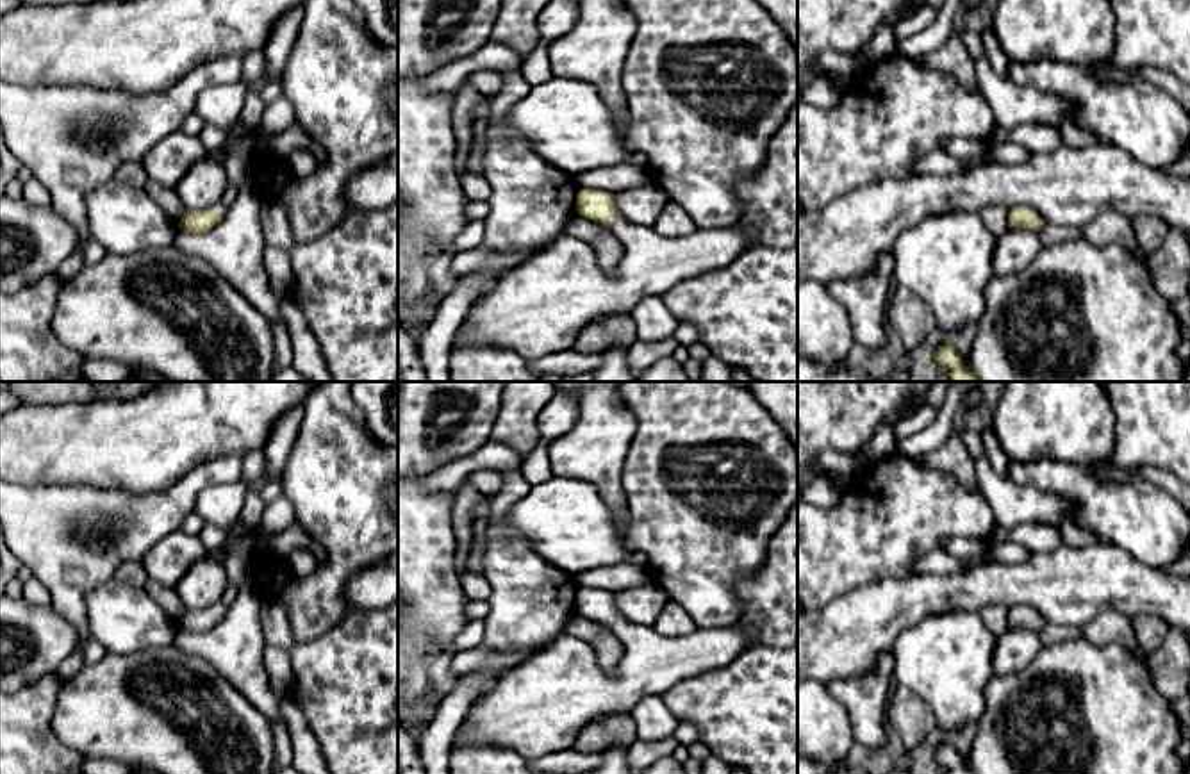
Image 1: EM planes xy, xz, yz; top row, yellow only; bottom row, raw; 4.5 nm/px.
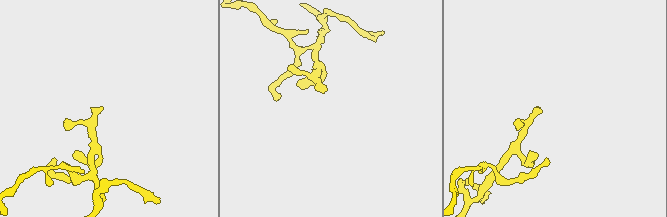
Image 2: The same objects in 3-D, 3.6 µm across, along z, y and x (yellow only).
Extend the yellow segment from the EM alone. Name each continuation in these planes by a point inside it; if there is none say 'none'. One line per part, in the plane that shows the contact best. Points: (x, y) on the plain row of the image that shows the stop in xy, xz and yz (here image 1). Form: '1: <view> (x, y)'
1: xz (539, 707)

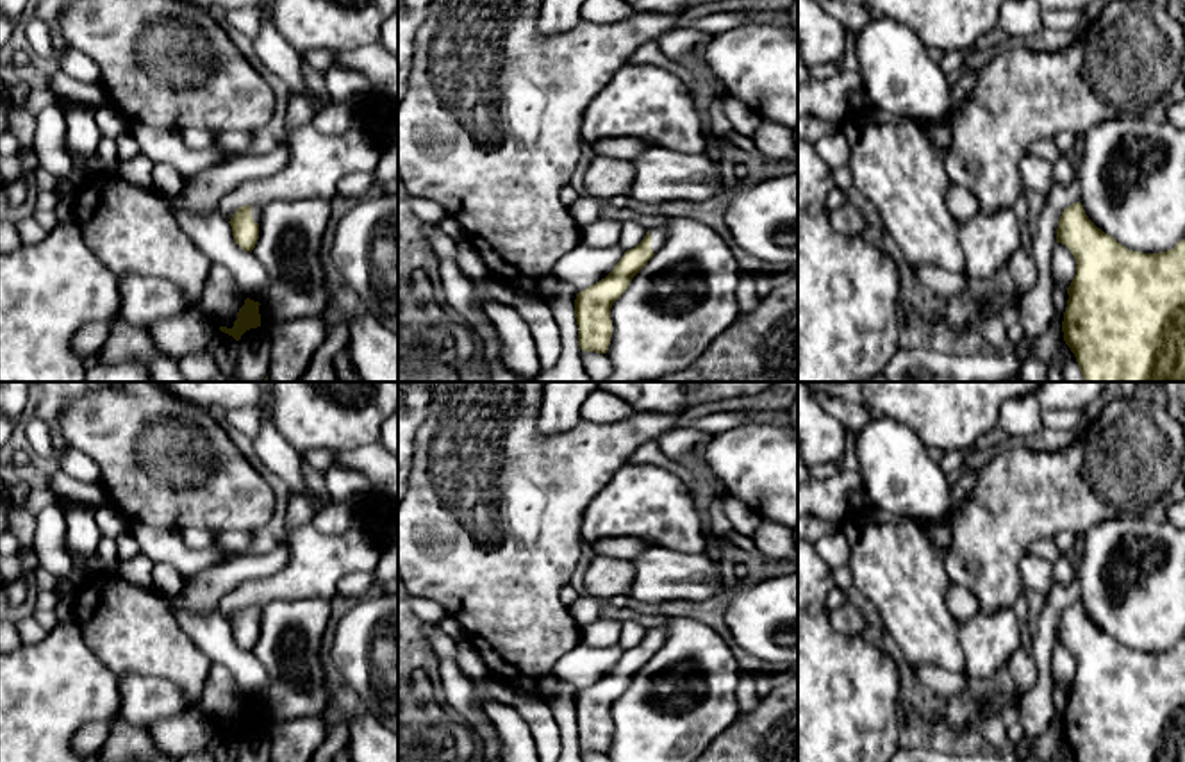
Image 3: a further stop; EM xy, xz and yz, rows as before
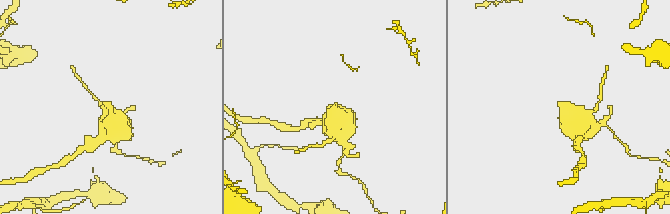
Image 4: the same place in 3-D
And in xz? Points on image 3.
1: xz (659, 634)

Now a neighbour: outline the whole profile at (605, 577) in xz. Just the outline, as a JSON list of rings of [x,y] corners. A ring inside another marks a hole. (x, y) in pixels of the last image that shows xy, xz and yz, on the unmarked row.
[[[596,555],[584,578],[584,594],[609,600],[628,594],[635,578],[635,567],[630,560]]]

